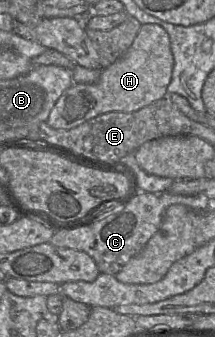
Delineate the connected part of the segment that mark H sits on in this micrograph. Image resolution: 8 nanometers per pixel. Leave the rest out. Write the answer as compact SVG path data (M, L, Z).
M142 24L128 51L116 62L102 69L100 78L91 84L72 84L59 97L52 108L46 123L54 129L70 130L94 117L108 112L135 112L162 98L165 98L171 82L174 57L171 51L169 35L158 24Z

